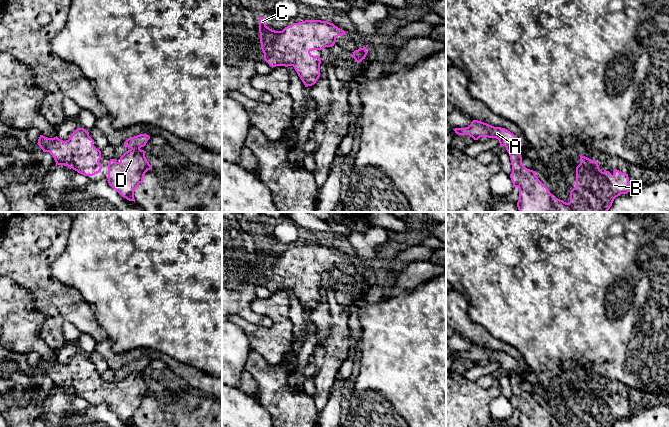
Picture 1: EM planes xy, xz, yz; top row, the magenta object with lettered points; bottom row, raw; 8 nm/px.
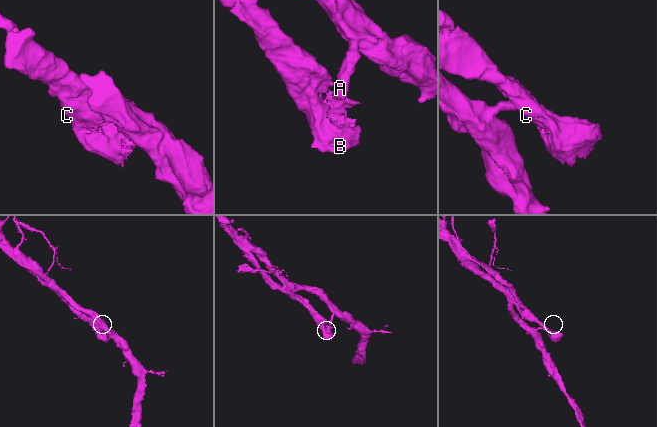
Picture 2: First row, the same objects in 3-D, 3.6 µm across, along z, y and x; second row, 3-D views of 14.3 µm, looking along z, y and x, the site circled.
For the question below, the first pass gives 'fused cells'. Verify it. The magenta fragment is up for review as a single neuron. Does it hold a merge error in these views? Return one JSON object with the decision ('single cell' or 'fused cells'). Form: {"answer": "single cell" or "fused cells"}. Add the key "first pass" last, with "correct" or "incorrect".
{"answer": "fused cells", "first pass": "correct"}

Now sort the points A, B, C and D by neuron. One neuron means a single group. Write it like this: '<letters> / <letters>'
A / B C D

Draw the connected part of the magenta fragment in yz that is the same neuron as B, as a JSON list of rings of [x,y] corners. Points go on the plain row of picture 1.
[[[580,379],[580,388],[576,391],[576,411],[570,415],[569,427],[613,427],[621,418],[631,415],[628,398],[614,393],[612,399],[609,395],[602,396],[598,386]]]

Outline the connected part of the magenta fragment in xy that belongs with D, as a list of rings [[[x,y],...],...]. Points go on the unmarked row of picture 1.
[[[133,371],[125,376],[120,385],[110,383],[108,387],[108,407],[122,421],[134,425],[134,415],[143,406],[145,397],[152,393],[144,374]]]

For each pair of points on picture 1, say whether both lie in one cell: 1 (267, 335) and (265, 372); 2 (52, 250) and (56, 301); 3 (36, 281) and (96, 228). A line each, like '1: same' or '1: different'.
1: different
2: same
3: different

